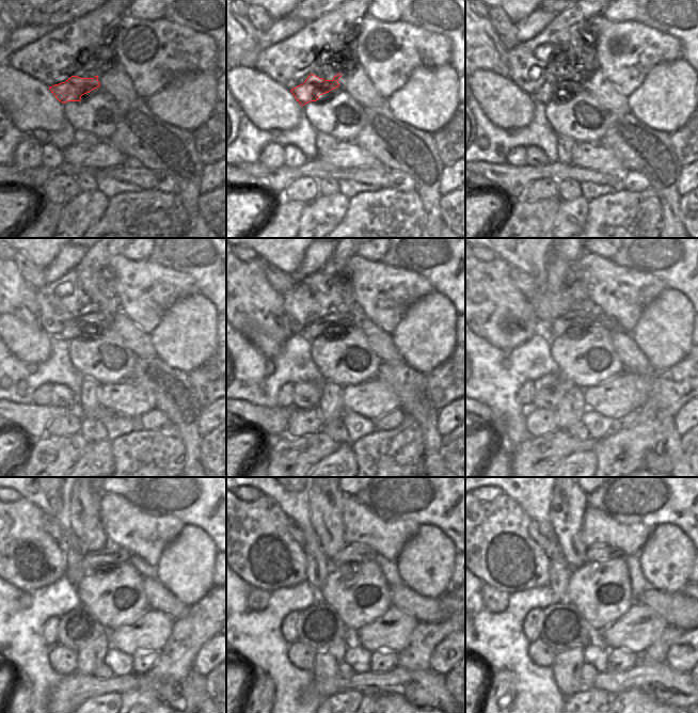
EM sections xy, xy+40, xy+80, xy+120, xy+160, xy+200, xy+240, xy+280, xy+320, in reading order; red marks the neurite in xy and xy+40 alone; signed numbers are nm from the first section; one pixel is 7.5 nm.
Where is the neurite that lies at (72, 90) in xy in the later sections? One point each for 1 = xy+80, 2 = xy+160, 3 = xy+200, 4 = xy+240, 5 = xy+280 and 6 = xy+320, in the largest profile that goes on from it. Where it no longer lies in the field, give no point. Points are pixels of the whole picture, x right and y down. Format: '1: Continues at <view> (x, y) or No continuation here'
1: Continues at xy+80 (549, 92)
2: Continues at xy+160 (326, 326)
3: Continues at xy+200 (565, 326)
4: Continues at xy+240 (111, 554)
5: Continues at xy+280 (352, 552)
6: Continues at xy+320 (599, 552)

